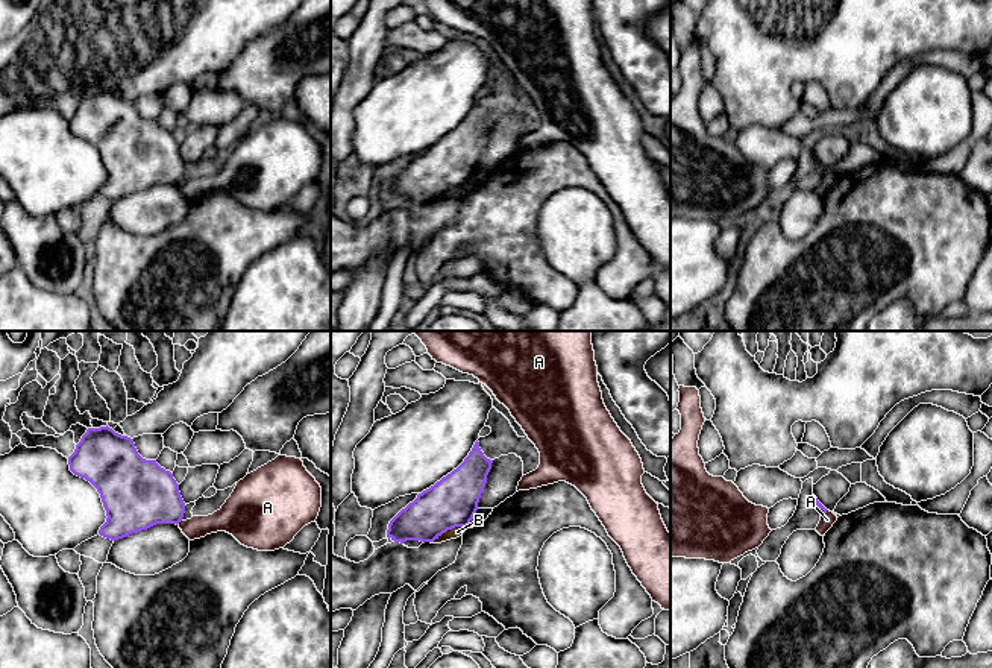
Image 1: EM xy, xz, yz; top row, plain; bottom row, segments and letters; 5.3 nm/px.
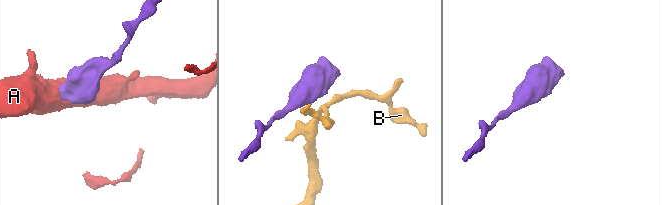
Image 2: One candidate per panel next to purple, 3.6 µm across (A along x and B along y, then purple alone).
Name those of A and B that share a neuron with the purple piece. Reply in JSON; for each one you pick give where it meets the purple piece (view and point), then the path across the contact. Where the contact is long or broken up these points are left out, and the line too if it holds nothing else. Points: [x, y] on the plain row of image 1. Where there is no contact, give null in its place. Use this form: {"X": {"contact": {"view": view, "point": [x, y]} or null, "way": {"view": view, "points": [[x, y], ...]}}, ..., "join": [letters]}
{"join": []}

